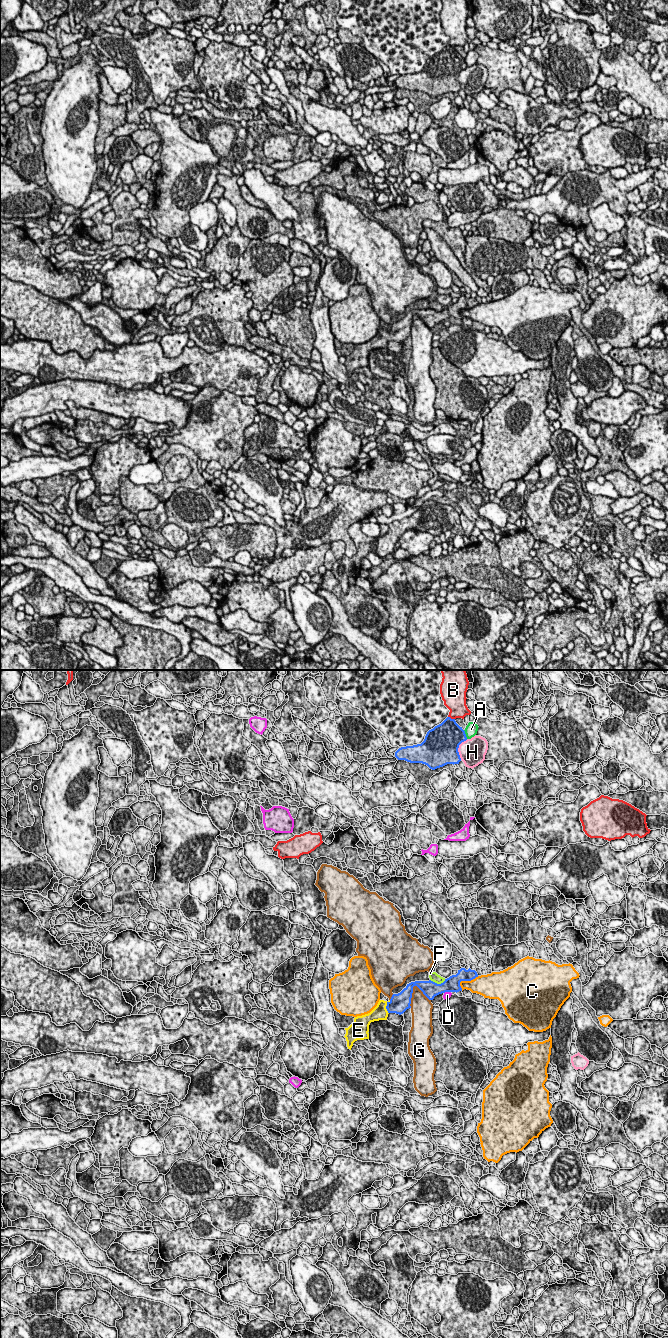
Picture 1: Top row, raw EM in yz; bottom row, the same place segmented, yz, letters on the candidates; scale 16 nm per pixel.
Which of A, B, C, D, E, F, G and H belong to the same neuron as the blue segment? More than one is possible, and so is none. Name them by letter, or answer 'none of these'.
E

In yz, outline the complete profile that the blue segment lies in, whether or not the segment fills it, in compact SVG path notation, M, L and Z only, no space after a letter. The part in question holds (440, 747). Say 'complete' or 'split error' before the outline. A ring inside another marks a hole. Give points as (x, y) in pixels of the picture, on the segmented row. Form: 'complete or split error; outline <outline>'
complete; outline M447 717L427 732L421 744L401 747L395 752L395 757L410 763L422 763L435 770L447 764L459 764L458 748L466 740L462 727L455 719Z

